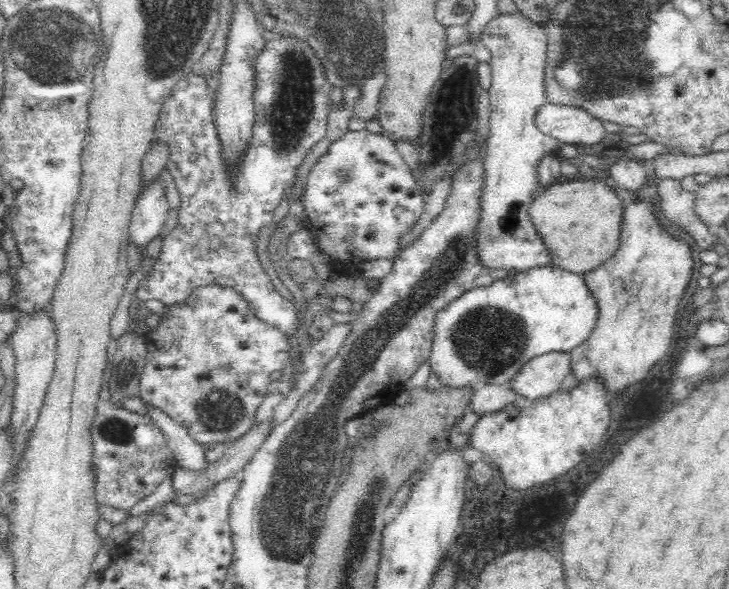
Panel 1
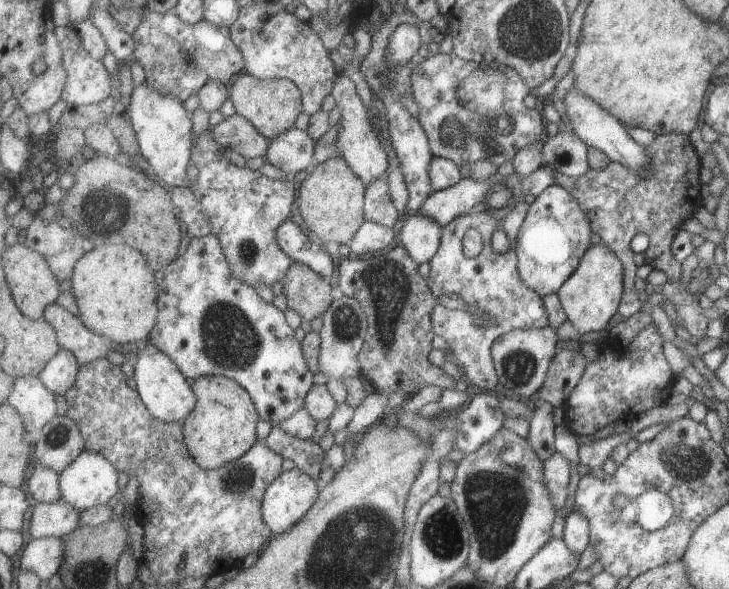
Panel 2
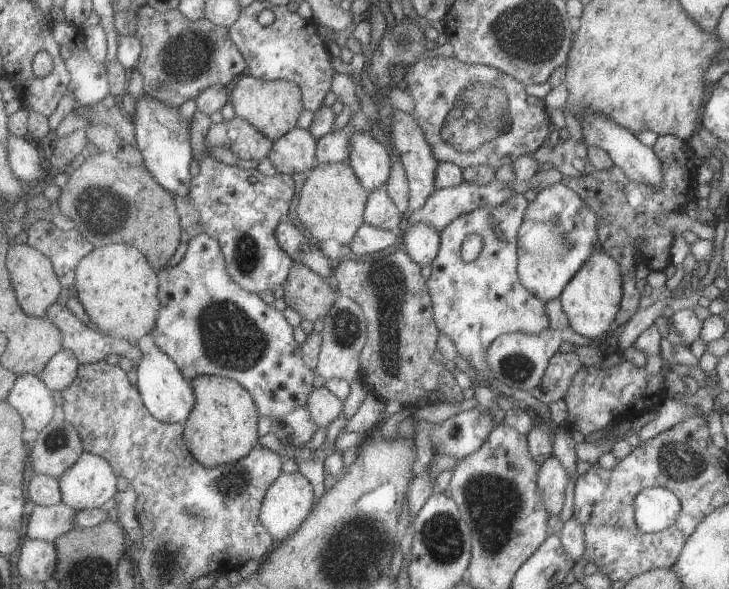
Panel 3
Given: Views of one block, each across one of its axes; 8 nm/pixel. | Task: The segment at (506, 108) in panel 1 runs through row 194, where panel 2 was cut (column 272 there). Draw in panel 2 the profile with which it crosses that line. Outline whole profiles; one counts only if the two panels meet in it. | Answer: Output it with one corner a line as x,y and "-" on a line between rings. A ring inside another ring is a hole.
297,466
281,473
264,496
264,519
274,534
292,529
316,504
321,488
313,475

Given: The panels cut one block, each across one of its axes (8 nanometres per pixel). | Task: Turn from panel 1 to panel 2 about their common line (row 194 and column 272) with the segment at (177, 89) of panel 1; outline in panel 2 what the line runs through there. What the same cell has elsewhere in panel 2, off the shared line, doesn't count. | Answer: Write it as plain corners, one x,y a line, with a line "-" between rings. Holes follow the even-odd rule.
212,127
205,129
195,140
193,145
192,162
197,166
199,177
191,184
191,188
203,205
205,214
213,225
212,234
220,238
225,254
232,266
233,274
257,287
259,284
275,284
284,282
289,269
295,262
282,248
278,241
278,230
285,221
289,220
293,212
293,204
298,200
297,188
289,175
285,180
272,180
258,170
248,167
235,166
225,156
222,147
214,137

